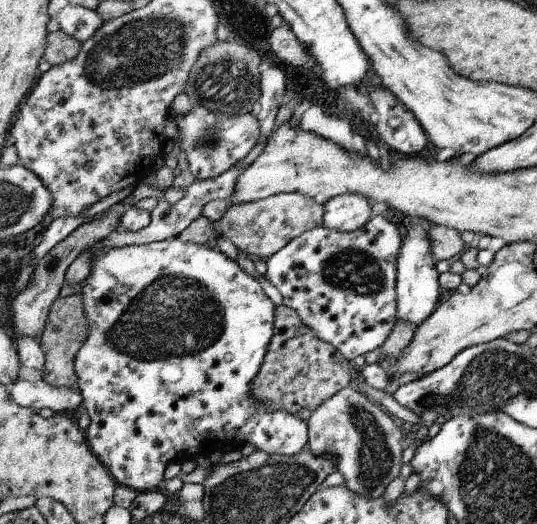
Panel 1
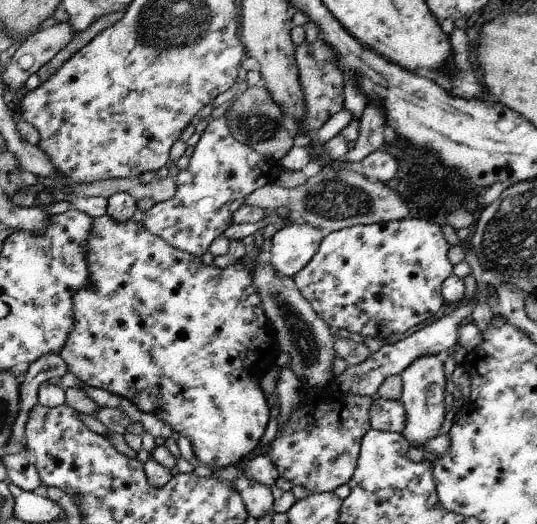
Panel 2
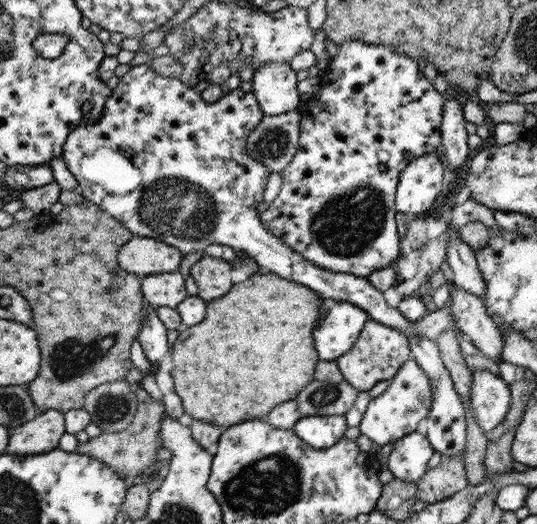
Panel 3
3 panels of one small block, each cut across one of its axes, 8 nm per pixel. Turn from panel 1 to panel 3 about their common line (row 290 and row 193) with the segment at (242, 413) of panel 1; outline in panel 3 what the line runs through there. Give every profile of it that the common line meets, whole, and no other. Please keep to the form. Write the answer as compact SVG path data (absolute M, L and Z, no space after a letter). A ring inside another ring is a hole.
M149 64L136 65L122 77L119 78L119 82L116 88L111 92L110 98L107 100L106 106L103 108L101 117L97 121L86 121L79 124L75 128L72 134L68 135L67 142L63 148L63 154L61 157L64 159L68 171L74 176L74 179L80 184L80 193L93 202L99 205L104 212L111 213L116 220L122 221L128 229L134 233L134 236L152 238L154 240L164 241L166 244L172 245L177 248L182 254L196 254L196 252L204 252L208 246L212 244L220 244L220 246L231 246L235 251L243 250L245 256L253 258L261 268L268 268L268 272L275 272L278 276L297 282L311 288L324 297L328 297L334 300L345 300L350 304L355 304L358 308L364 309L364 312L368 313L370 319L384 324L390 328L396 330L407 330L411 332L409 334L409 349L411 350L412 357L419 364L422 371L428 373L430 381L432 381L432 393L434 393L434 406L432 410L428 412L426 416L426 438L430 442L432 449L436 453L440 453L444 457L456 457L456 455L464 454L466 447L466 418L464 418L464 406L462 406L462 400L458 398L456 390L454 390L454 384L451 375L448 373L448 369L442 362L438 345L432 339L421 337L417 335L415 330L415 323L410 322L397 308L386 303L383 292L376 290L374 286L370 284L368 279L359 277L358 275L349 275L348 273L339 273L329 271L327 268L316 266L315 264L309 263L302 255L299 255L292 248L286 246L280 239L277 239L270 232L266 231L262 226L260 220L260 214L256 209L259 202L263 201L264 189L268 184L268 177L271 172L268 170L264 163L258 162L254 157L251 157L247 153L247 142L250 132L254 130L260 121L264 118L264 113L259 107L259 102L256 100L253 91L244 92L242 89L230 90L228 94L223 94L217 101L209 103L207 100L202 98L201 93L196 92L194 87L184 84L178 77L165 77L160 75L160 72L156 72L156 68L152 68Z

